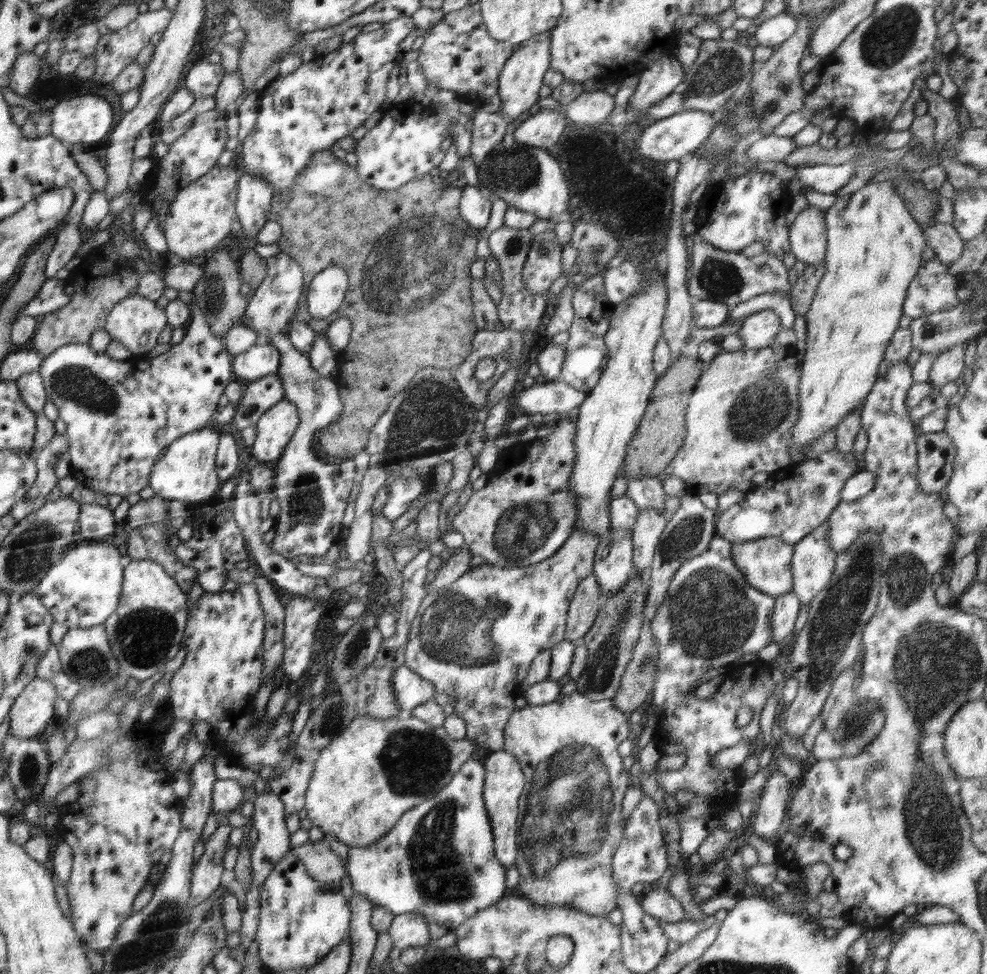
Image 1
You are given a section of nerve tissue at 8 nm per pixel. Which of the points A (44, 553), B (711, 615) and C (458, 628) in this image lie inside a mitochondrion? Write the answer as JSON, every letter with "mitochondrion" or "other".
{"A":"mitochondrion","B":"mitochondrion","C":"mitochondrion"}

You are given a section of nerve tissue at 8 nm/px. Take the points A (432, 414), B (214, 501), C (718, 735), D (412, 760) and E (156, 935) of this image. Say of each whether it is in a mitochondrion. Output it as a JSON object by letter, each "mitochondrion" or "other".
{"A":"mitochondrion","B":"other","C":"other","D":"mitochondrion","E":"mitochondrion"}

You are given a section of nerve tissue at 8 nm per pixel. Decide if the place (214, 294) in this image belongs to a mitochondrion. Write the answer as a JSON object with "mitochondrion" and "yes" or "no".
{"mitochondrion":"yes"}

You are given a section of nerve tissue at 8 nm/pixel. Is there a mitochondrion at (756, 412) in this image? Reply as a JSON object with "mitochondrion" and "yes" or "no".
{"mitochondrion":"yes"}

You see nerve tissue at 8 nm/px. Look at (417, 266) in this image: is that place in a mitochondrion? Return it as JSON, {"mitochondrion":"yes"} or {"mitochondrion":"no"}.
{"mitochondrion":"yes"}

